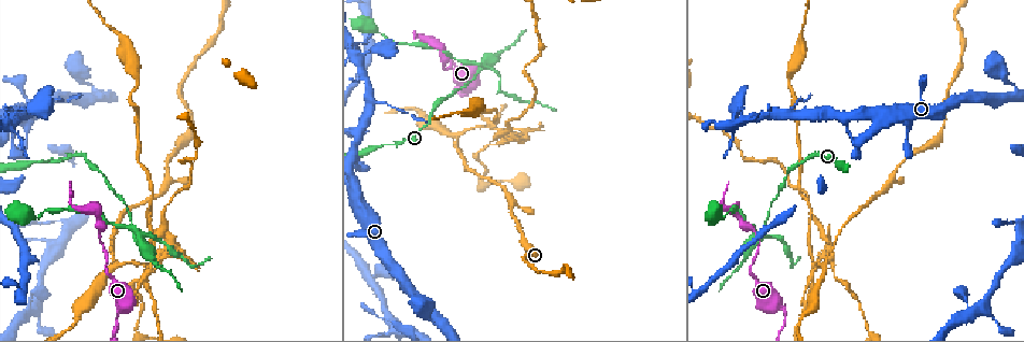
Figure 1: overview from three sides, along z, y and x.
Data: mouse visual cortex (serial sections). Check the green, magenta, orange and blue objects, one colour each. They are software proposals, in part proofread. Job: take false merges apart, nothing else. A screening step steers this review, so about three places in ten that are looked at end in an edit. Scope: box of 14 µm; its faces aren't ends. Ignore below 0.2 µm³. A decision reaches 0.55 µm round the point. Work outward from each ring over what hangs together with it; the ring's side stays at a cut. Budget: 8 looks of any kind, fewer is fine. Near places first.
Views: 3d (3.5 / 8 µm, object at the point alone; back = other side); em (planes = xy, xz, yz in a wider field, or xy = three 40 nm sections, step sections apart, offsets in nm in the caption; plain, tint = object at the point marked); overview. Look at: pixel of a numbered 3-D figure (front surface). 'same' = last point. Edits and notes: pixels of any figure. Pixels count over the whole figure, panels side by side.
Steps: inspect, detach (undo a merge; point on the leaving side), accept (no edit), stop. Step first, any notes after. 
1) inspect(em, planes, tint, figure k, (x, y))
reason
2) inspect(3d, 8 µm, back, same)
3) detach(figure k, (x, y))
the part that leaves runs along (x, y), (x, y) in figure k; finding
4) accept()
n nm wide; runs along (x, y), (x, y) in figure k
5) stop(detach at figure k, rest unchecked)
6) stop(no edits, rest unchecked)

inspect(3d, 3.5 µm, figure 1, (139, 240))
sharp bend

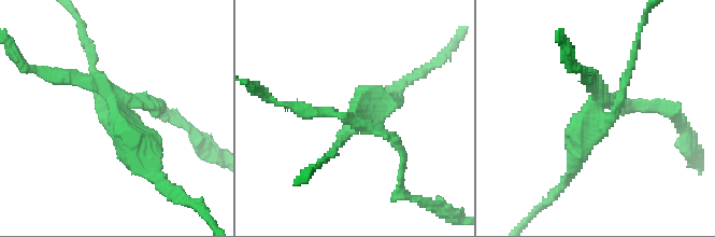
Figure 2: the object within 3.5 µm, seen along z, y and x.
inspect(em, xy, step 3, tint, figure 2, (602, 119))
need the tissue

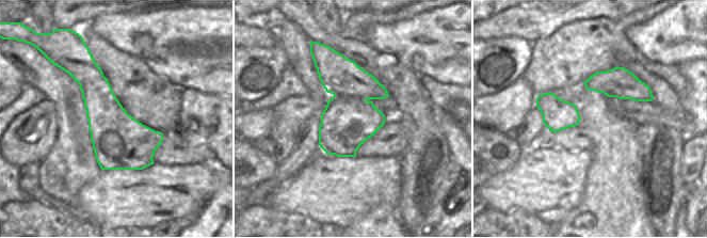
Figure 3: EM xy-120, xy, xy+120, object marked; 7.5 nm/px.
detach(figure 2, (401, 150))
two cells meet here

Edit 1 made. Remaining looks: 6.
inspect(overview)

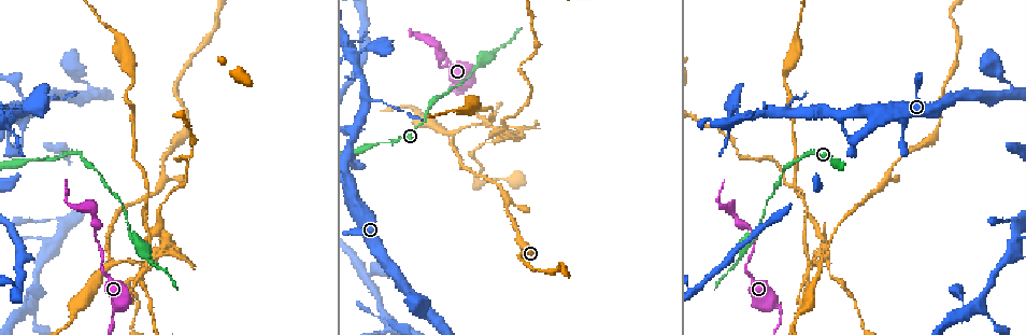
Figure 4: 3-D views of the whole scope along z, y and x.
inspect(3d, 3.5 µm, figure 4, (102, 268))
narrows sharply

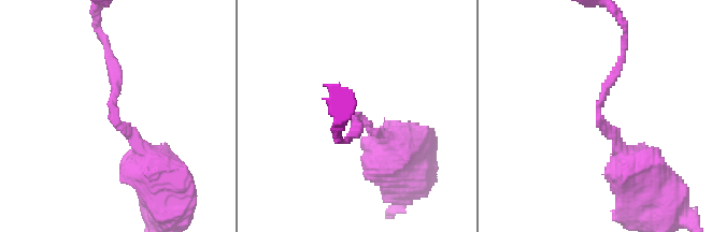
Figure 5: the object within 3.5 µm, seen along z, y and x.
inspect(em, xy, step 3, tint, figure 5, (358, 115))
arms of 150, 250 nm; need the tissue

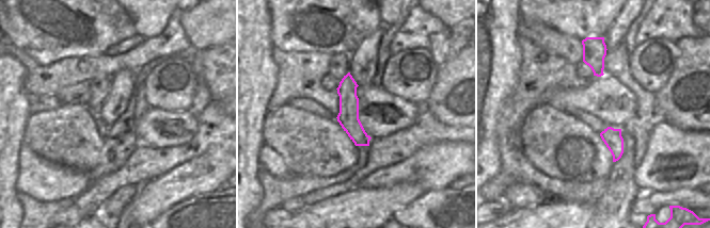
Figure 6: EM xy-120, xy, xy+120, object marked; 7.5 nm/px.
accept()
160 nm wide; runs along (348, 77), (348, 119), (366, 143) in figure 6; one cell here

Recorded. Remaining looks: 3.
inspect(3d, 8 µm, figure 4, (780, 318))
a narrow waist

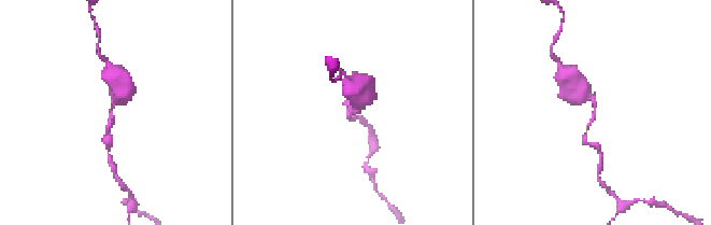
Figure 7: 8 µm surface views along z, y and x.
inspect(em, xy, step 3, tint, figure 7, (593, 111))
arms of 150, 400 nm

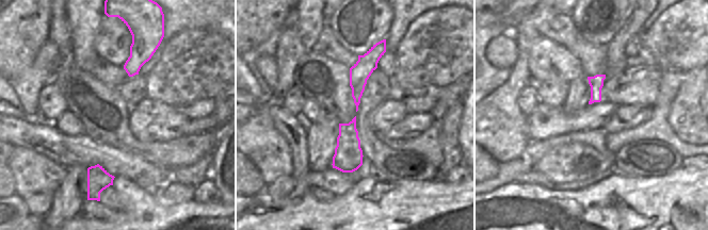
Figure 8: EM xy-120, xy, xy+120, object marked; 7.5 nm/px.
accept()
runs along (119, 87), (108, 136), (103, 137) in figure 7; one cell here

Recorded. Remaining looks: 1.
stop(detach at figure 2, rest unchecked)

